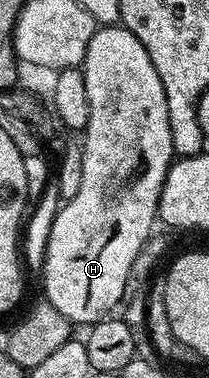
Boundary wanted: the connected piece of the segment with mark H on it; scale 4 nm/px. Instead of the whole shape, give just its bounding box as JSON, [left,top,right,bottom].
[43,25,175,325]

